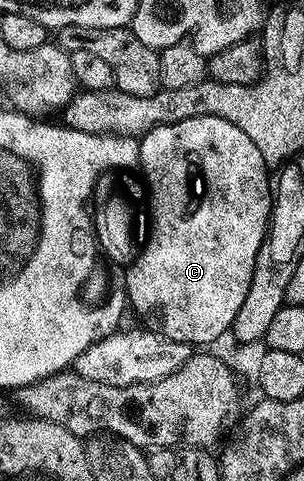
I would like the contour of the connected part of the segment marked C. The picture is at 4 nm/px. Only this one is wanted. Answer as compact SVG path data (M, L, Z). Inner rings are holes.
M196 117L183 119L179 123L160 125L155 127L144 137L140 138L141 160L139 169L145 172L143 184L147 190L147 202L153 212L153 230L149 233L149 242L144 242L143 248L138 252L133 264L124 270L125 293L129 296L129 305L146 321L150 330L156 331L162 337L187 343L194 347L209 347L212 341L217 341L221 336L228 334L233 327L235 315L239 315L239 307L243 307L243 299L247 299L247 291L251 287L251 275L255 271L257 256L263 251L267 240L273 197L271 196L270 170L267 168L263 155L259 155L259 147L235 127L235 123L227 123L227 119L218 117Z

